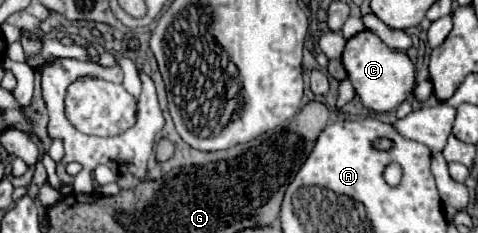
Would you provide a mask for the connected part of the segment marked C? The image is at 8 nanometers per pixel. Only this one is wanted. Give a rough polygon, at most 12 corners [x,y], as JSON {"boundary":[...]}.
{"boundary":[[369,30],[341,62],[369,110],[391,112],[413,94],[415,66]]}

